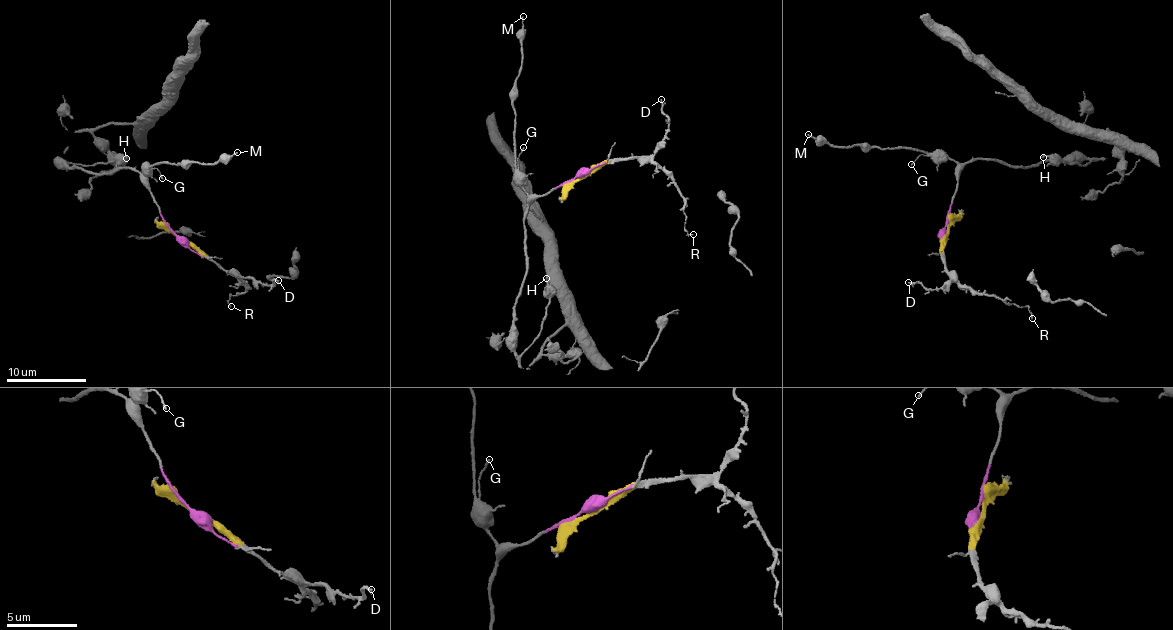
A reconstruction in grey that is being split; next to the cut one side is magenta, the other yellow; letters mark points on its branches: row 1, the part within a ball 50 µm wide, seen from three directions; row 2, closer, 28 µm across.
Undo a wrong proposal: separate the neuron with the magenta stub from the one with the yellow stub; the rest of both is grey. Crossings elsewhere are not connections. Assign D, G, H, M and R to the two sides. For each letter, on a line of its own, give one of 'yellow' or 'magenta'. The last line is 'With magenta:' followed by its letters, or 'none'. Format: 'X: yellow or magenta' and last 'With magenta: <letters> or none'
D: yellow
G: magenta
H: magenta
M: magenta
R: yellow
With magenta: G, H, M

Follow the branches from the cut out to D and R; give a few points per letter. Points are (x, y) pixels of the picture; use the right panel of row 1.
D: (946, 230), (943, 259), (952, 279), (934, 289), (909, 282)
R: (946, 230), (943, 259), (953, 278), (972, 291), (1026, 307), (1033, 319)

